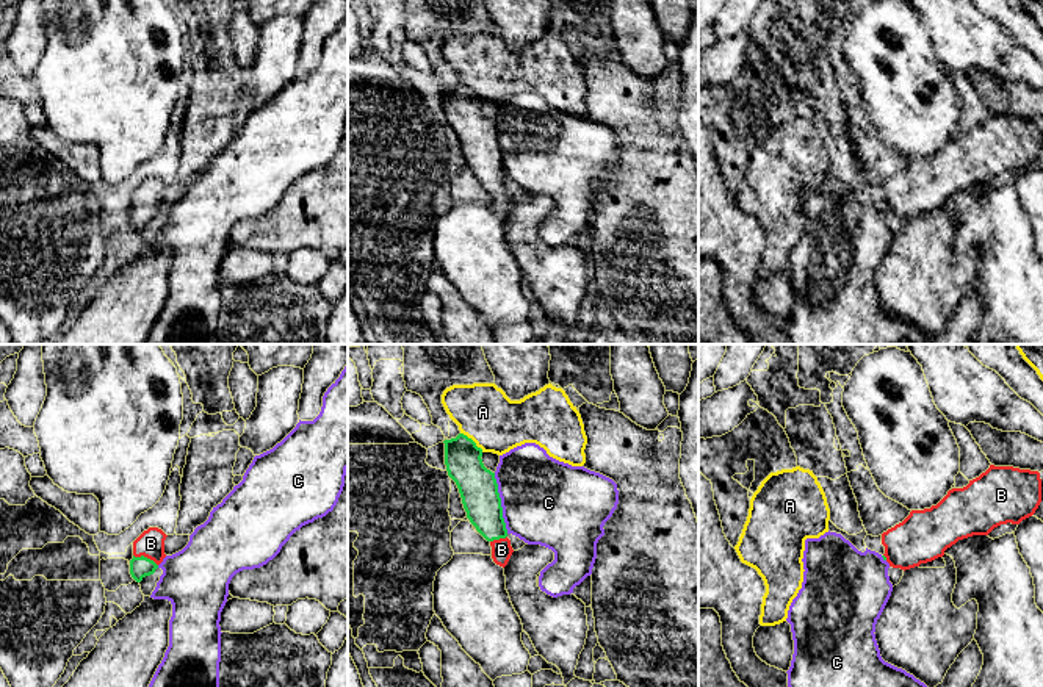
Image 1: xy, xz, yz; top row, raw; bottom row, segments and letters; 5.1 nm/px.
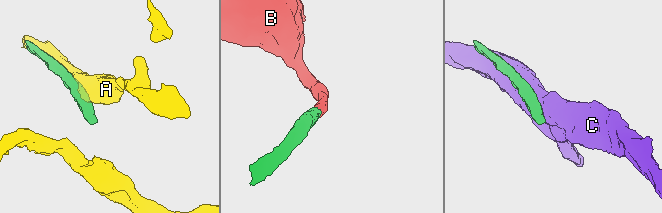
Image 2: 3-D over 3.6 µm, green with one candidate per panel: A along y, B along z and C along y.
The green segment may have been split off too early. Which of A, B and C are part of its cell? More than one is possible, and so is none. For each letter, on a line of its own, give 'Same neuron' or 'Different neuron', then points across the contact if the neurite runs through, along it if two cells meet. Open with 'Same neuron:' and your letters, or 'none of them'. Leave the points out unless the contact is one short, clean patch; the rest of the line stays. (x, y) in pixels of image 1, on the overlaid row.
Same neuron: B
A: Different neuron
B: Same neuron. Path across: xy (140, 567), (146, 557), (151, 543)
C: Different neuron

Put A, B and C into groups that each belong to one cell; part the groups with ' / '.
A / B / C

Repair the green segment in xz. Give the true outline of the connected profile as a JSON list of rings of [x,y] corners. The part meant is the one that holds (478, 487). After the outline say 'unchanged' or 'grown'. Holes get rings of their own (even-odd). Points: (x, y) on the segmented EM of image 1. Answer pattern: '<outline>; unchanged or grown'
[[[464,433],[445,440],[445,465],[456,482],[467,518],[490,543],[492,559],[506,567],[514,549],[507,538],[495,473],[482,463],[482,449]]]; grown

